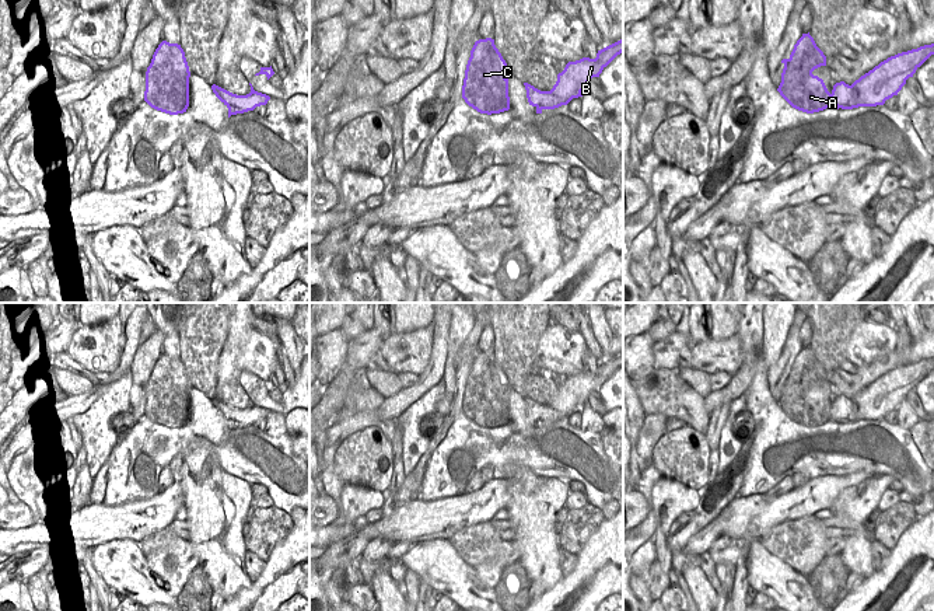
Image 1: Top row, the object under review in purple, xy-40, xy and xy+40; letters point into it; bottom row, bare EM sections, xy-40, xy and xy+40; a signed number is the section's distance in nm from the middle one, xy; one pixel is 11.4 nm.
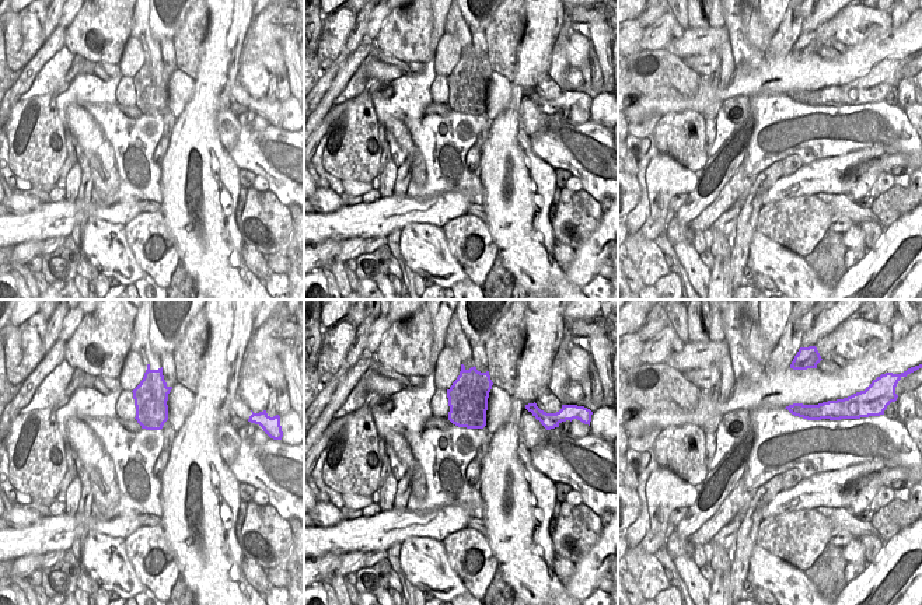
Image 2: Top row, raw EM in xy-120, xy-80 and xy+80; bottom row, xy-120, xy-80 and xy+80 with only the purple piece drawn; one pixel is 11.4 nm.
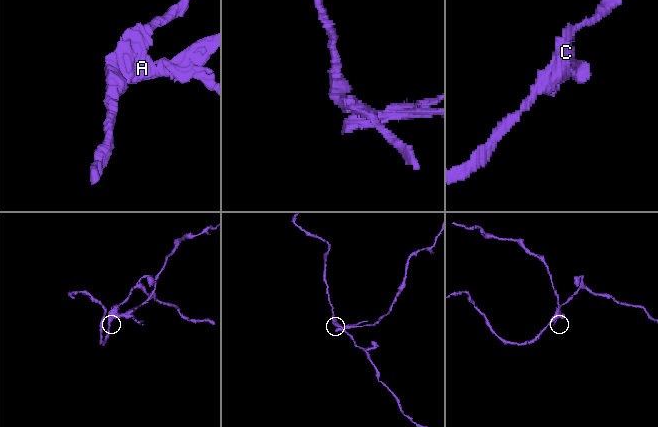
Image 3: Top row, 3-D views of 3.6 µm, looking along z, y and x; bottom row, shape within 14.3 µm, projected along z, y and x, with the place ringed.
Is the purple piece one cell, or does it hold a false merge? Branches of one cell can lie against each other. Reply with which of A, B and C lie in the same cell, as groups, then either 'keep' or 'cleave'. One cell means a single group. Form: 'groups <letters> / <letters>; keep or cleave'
groups A C / B; cleave

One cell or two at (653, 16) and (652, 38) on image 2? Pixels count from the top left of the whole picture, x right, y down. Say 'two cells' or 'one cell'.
two cells

